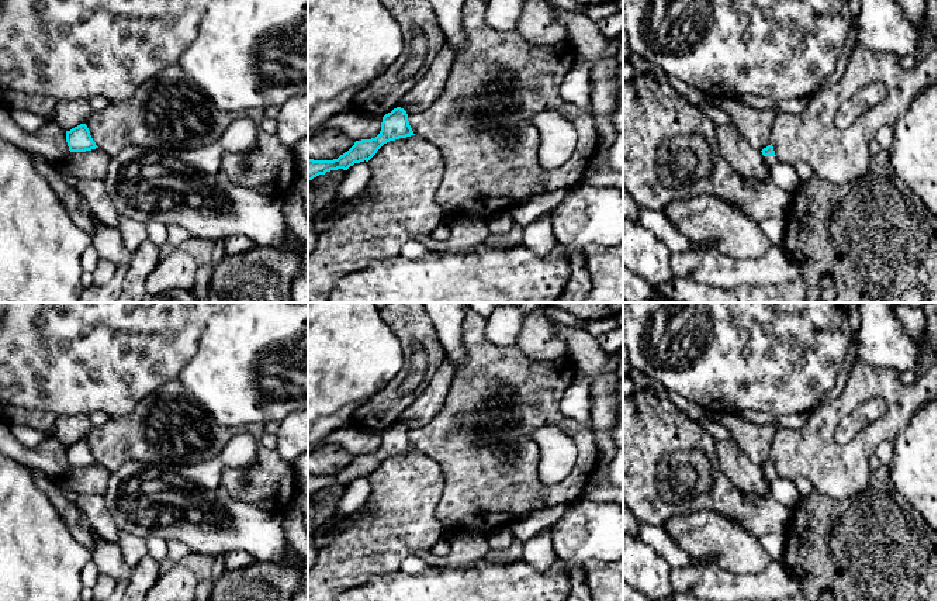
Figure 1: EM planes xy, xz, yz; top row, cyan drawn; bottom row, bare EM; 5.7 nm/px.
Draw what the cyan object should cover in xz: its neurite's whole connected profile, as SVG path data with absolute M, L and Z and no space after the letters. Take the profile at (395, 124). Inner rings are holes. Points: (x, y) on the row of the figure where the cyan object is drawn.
M397 107L383 117L381 131L375 138L356 141L354 145L333 160L314 160L308 158L308 182L330 170L347 170L354 163L368 162L387 142L415 135L408 114Z

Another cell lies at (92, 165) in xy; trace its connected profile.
M96 148L86 152L70 152L60 162L53 163L62 175L70 175L83 180L104 180L111 155Z

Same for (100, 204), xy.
M77 179L77 190L89 203L91 214L103 224L117 228L120 214L104 189L103 180Z

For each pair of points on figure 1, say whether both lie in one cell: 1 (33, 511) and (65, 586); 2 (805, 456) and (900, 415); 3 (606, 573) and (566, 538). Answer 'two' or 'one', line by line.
1: one
2: one
3: two

